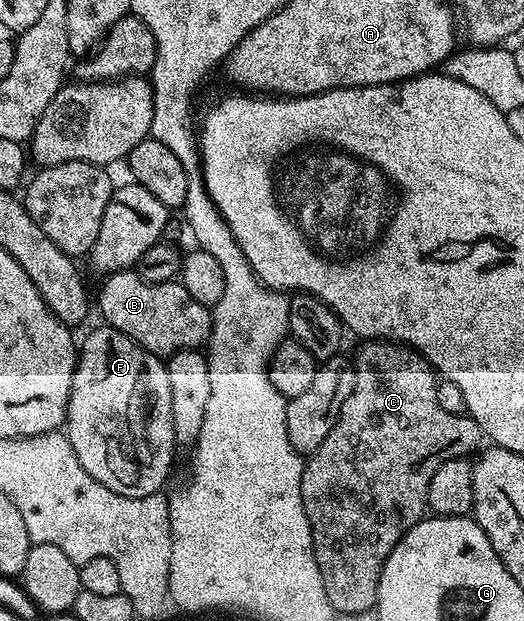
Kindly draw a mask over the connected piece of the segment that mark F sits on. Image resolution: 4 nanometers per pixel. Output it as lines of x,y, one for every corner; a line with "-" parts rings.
107,324
100,328
91,330
85,342
80,342
64,432
87,475
99,479
103,487
111,487
111,491
128,497
146,497
162,492
177,449
171,422
171,382
166,362
139,347
139,343
119,330

